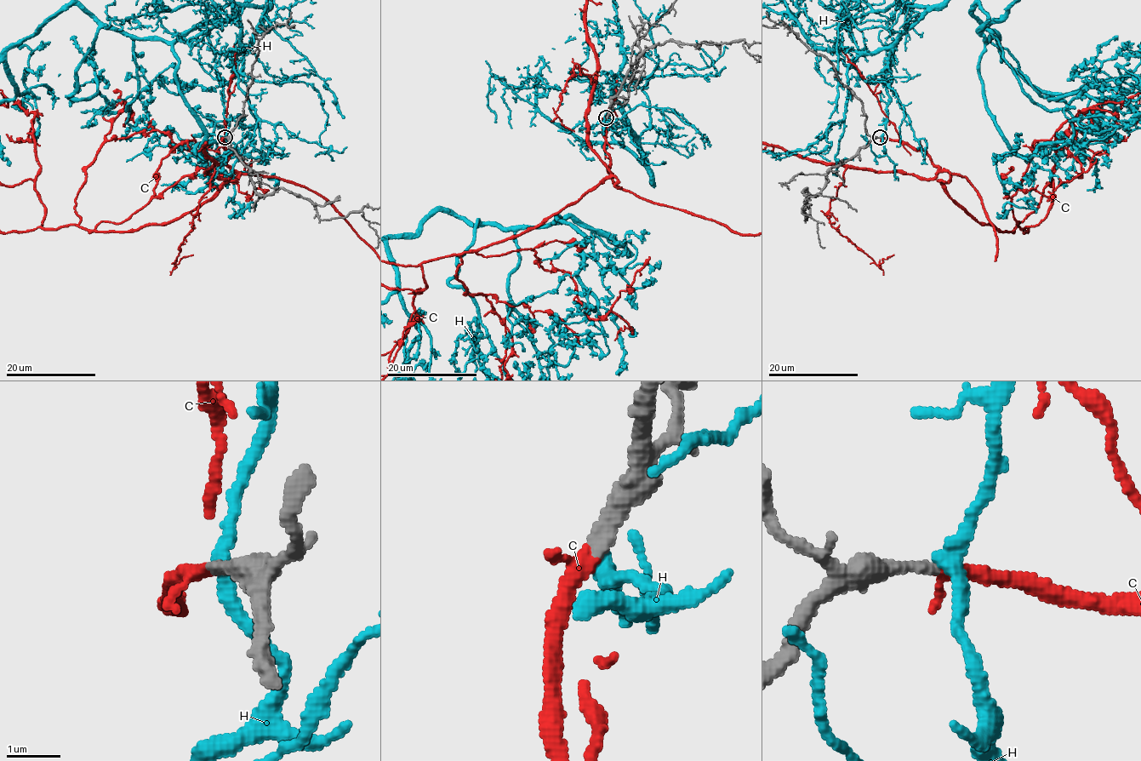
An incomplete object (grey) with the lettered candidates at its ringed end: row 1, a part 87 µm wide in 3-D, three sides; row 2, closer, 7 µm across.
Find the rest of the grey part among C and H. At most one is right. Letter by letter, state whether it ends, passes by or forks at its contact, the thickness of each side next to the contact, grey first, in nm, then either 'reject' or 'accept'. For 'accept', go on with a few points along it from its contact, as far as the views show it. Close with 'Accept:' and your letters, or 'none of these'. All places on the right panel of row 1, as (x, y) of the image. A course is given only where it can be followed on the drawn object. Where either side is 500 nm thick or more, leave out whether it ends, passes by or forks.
C: it ends; calibres 280 and 300 nm; accept
H: it passes by; calibres 280 and 280 nm; reject
Accept: C

